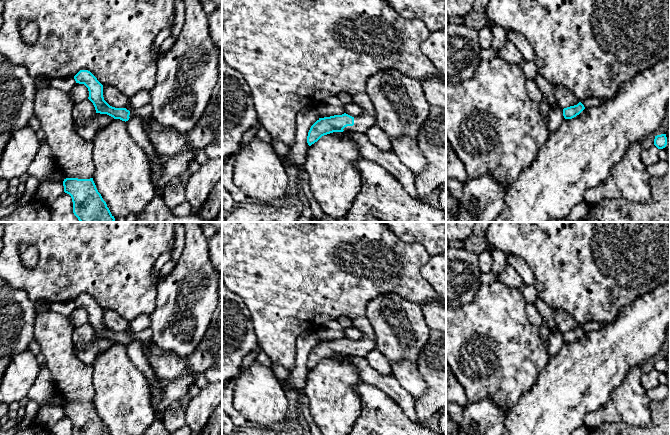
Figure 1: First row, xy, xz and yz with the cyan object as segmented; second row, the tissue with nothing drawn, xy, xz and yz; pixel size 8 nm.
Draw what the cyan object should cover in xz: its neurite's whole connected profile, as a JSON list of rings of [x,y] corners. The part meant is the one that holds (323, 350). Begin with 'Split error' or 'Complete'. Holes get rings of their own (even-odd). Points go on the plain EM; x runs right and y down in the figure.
Split error. [[[362,334],[358,341],[352,341],[346,337],[330,341],[319,342],[310,352],[307,360],[309,370],[317,366],[322,360],[345,355],[366,357],[373,349],[376,349],[376,340]]]

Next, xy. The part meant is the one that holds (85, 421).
Complete. [[[66,402],[63,410],[64,416],[72,422],[73,435],[110,435],[93,402]]]

